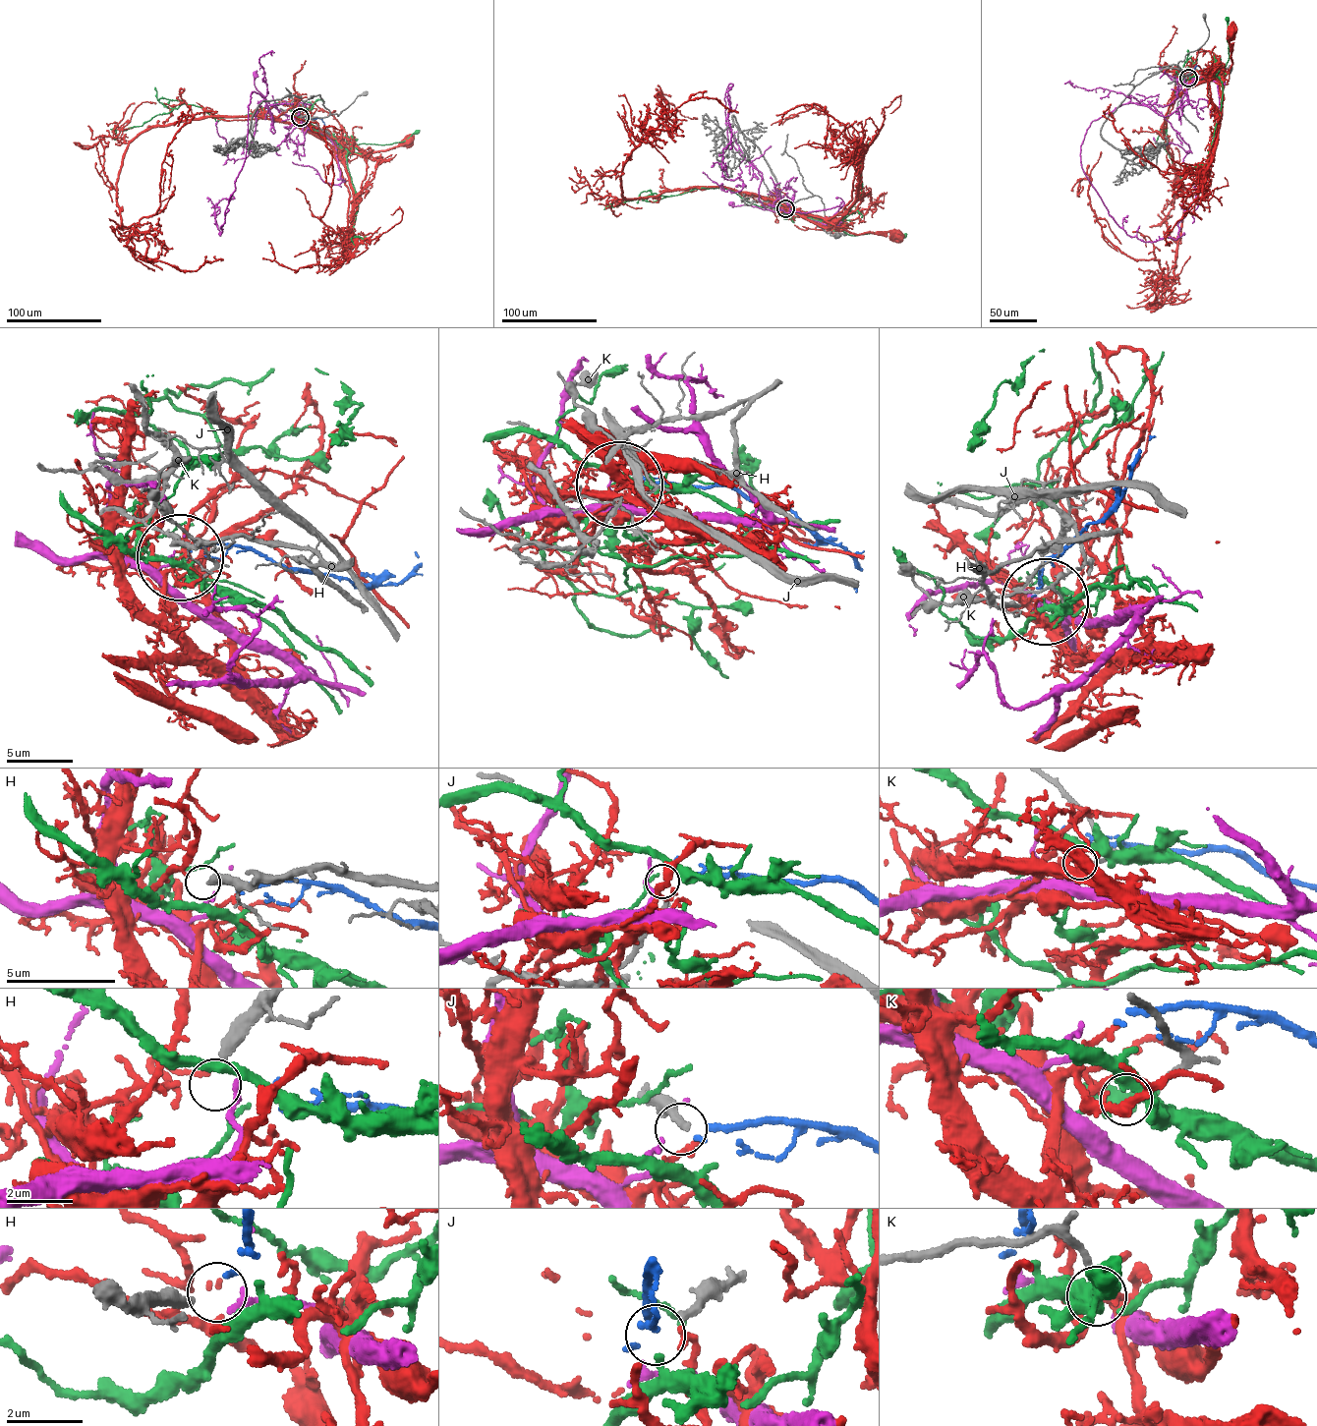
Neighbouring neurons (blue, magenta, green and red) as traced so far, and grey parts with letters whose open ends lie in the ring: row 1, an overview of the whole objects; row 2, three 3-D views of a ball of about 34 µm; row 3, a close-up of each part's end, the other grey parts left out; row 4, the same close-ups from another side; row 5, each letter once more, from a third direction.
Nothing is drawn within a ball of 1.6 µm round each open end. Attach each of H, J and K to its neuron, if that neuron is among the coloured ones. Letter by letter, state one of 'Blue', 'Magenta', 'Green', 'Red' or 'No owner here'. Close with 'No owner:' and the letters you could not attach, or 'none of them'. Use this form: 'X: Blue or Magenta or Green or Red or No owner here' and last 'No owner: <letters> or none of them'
H: No owner here
J: Blue
K: No owner here
No owner: H, K

